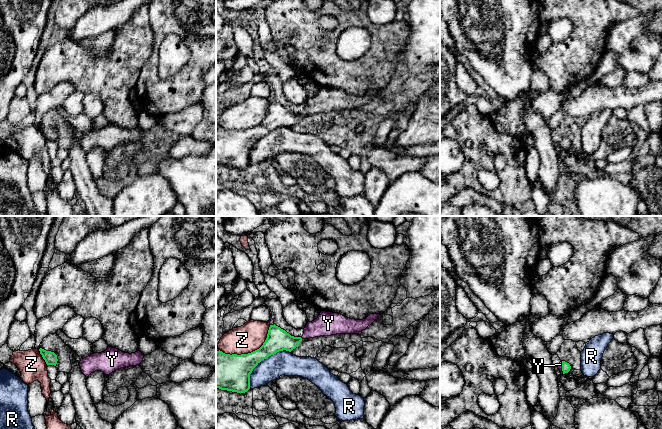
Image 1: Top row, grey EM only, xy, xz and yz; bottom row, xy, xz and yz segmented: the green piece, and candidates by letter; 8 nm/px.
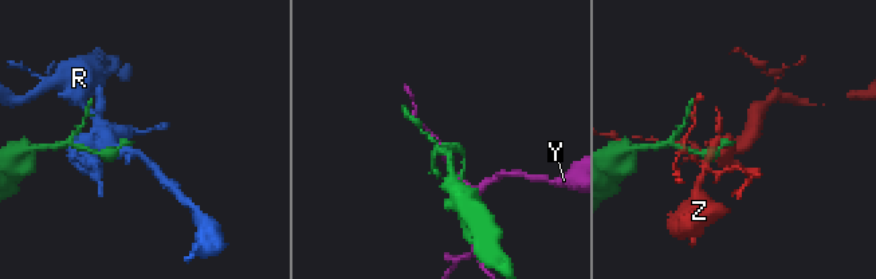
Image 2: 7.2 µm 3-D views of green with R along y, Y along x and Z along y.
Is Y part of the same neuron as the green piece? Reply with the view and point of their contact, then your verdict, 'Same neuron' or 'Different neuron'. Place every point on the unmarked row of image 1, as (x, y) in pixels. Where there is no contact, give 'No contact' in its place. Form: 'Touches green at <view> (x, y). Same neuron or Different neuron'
Touches green at yz (562, 143). Same neuron

